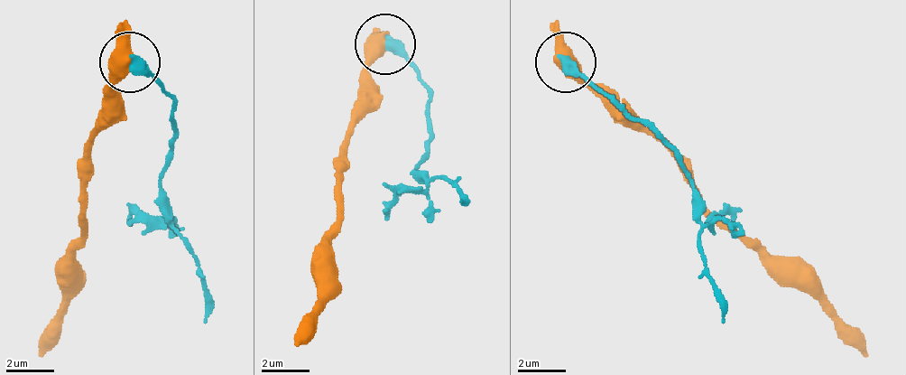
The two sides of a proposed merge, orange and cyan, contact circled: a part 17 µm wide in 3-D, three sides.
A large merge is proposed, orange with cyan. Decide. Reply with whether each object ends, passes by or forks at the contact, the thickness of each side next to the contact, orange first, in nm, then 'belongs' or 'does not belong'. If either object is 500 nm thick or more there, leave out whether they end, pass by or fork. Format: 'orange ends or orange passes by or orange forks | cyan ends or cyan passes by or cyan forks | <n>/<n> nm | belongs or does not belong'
550/500 nm | does not belong

